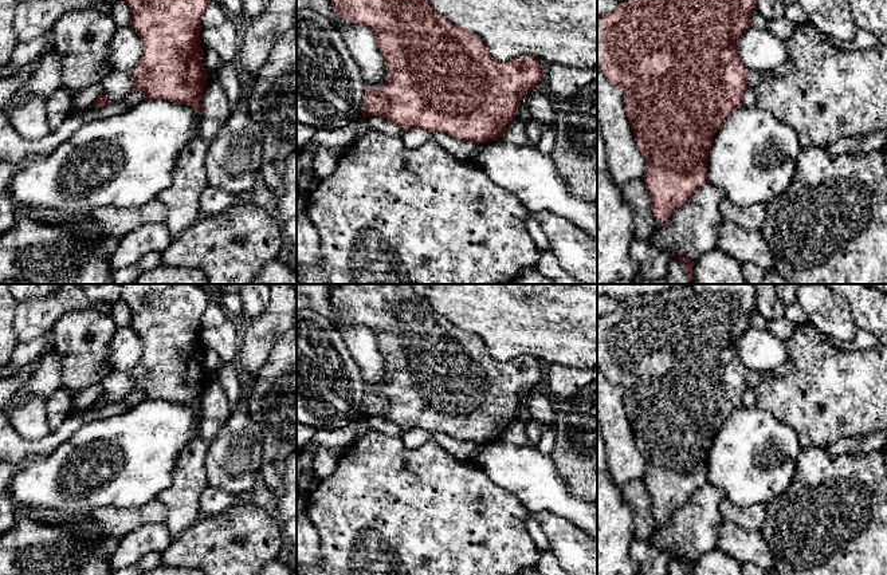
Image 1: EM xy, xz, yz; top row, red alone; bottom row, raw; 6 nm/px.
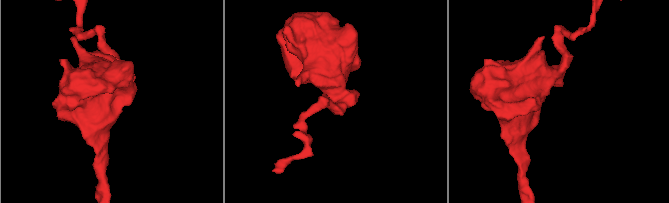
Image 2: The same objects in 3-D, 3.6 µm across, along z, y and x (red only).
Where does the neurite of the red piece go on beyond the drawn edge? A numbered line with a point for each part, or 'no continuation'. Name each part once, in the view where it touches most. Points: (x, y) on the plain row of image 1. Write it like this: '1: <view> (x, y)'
no continuation

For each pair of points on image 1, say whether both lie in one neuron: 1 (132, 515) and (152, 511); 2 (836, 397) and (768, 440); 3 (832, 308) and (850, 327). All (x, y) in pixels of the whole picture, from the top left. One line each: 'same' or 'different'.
1: same
2: different
3: same

